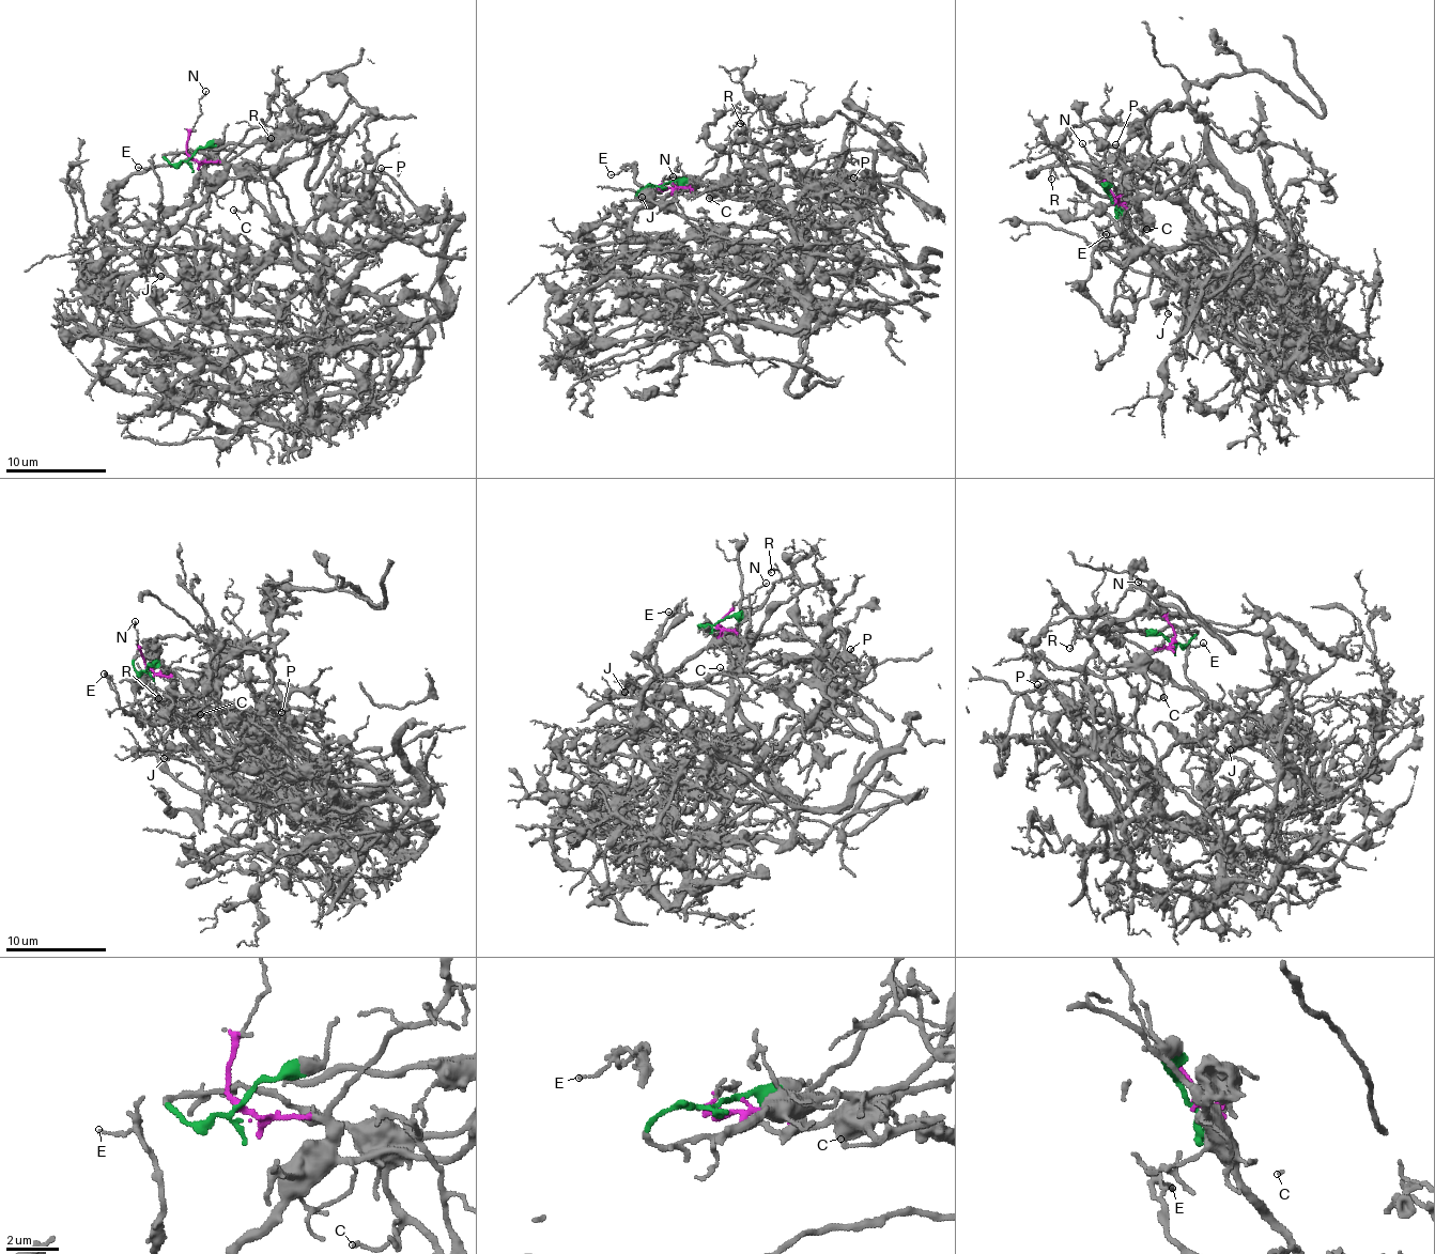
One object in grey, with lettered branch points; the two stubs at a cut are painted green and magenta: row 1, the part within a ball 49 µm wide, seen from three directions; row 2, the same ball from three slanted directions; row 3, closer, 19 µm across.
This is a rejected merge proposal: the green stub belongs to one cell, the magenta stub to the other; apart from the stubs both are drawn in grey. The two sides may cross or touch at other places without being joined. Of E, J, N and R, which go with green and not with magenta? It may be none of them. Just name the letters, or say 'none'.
none

